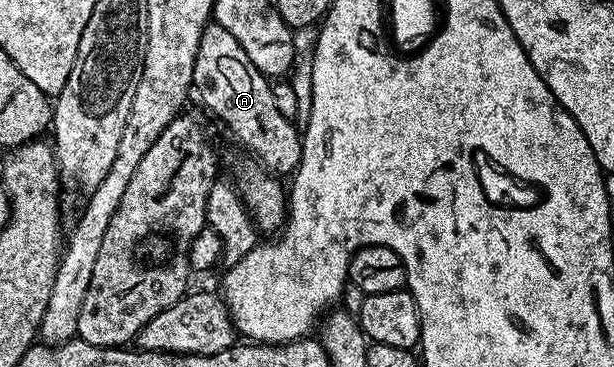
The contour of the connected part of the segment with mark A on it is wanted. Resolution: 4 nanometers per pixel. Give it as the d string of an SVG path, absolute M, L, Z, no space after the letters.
M216 23L207 24L200 35L192 89L266 172L293 174L302 158L299 126L280 115L271 82L256 67L256 63L248 59L248 51L240 47L240 42Z

